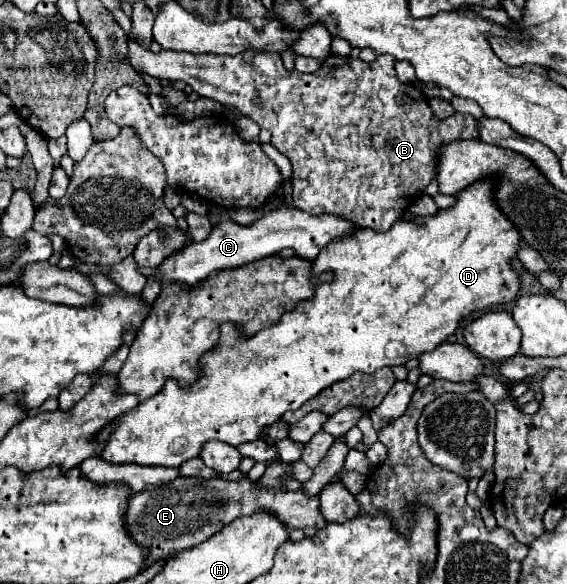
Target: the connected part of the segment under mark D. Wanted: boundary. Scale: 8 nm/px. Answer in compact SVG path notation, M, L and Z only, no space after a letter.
M476 182L476 186L470 186L468 190L464 190L464 194L456 196L454 206L440 208L434 216L422 216L422 218L418 218L418 224L414 220L398 218L392 224L392 230L388 230L384 234L380 234L376 230L360 228L360 230L356 230L356 234L352 234L352 238L338 238L336 242L332 242L332 246L328 246L328 248L324 246L324 250L312 262L312 270L338 270L338 274L334 276L332 282L320 284L316 288L316 294L314 294L312 300L304 300L294 310L284 312L278 322L274 322L272 326L260 330L252 338L240 338L232 324L224 324L222 330L220 330L218 344L212 348L212 352L204 354L204 358L202 358L202 376L188 388L180 388L176 380L168 380L164 384L164 388L152 400L138 404L130 414L124 414L118 422L114 422L114 426L106 426L104 432L98 436L102 442L106 442L106 448L100 454L100 458L104 458L106 462L112 462L112 464L180 466L182 462L186 462L190 458L196 458L200 454L200 450L202 450L202 444L208 442L208 440L220 440L220 442L232 444L232 446L240 446L244 442L254 442L254 440L262 438L264 428L268 428L276 420L280 420L280 416L284 412L298 410L306 400L314 398L320 390L328 388L330 384L340 382L340 380L352 376L354 372L372 374L372 372L376 372L378 368L384 368L384 366L405 365L408 360L416 358L420 352L434 350L438 344L442 344L450 334L454 334L458 330L460 322L466 316L470 316L472 312L488 310L490 306L500 306L500 304L506 304L506 302L514 300L518 296L518 290L520 290L520 274L512 268L512 258L518 256L520 246L522 246L520 232L516 230L516 226L512 226L512 222L508 222L508 218L504 218L504 214L500 214L500 210L496 210L492 182Z

